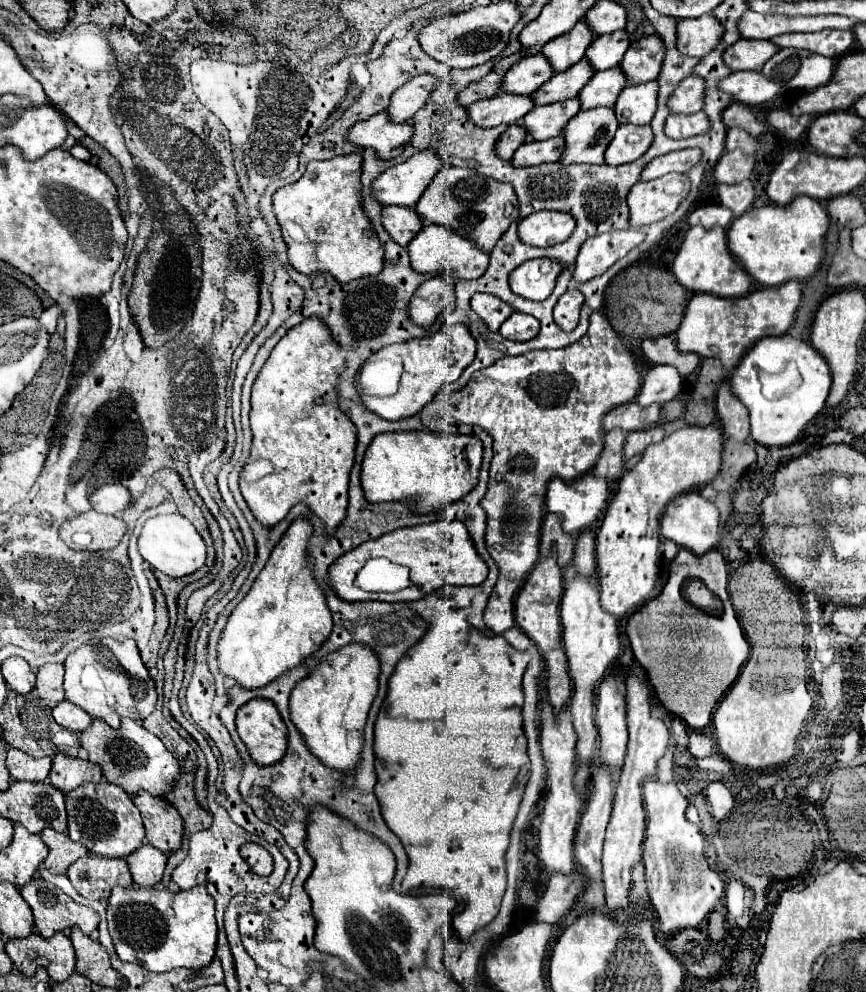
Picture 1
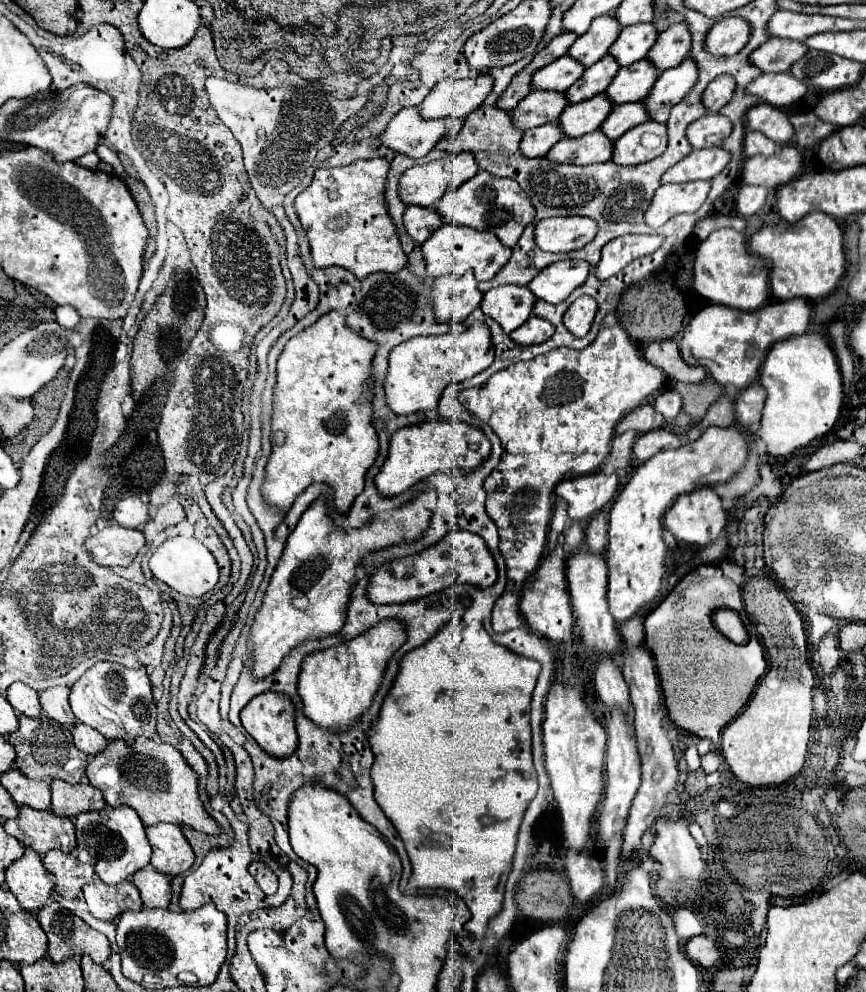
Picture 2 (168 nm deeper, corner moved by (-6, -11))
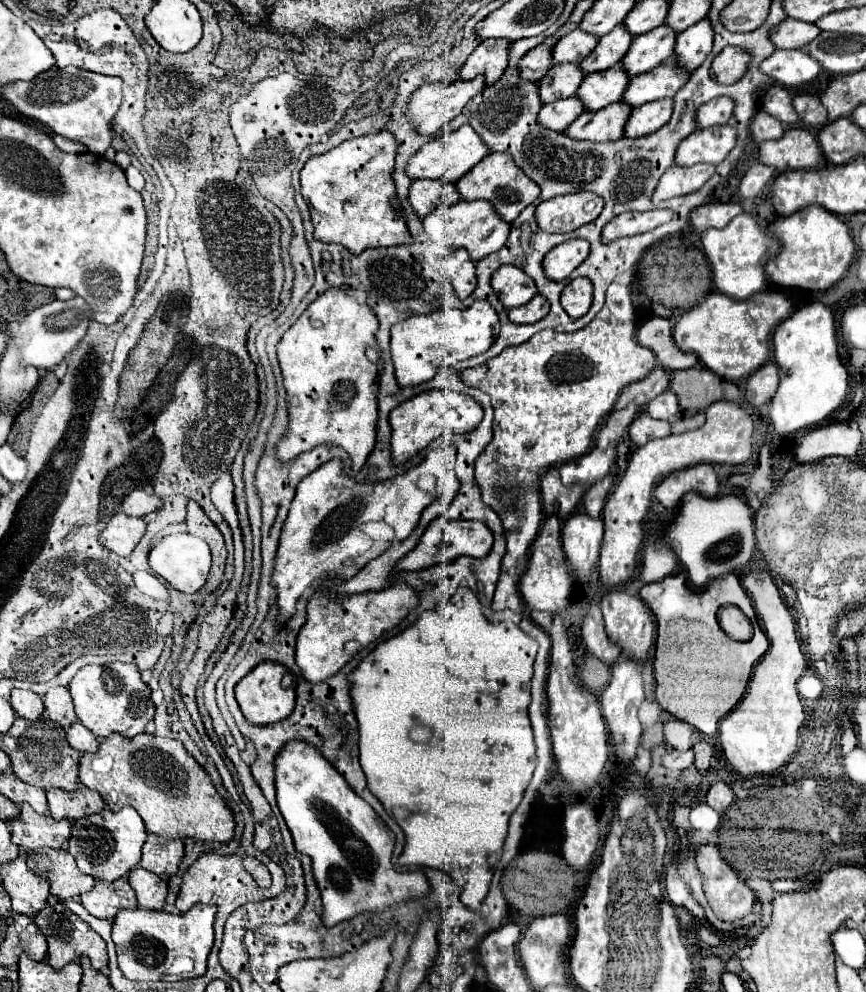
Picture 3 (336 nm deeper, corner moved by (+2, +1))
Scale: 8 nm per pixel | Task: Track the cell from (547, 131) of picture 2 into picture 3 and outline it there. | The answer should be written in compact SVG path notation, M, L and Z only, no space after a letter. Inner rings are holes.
M578 97L570 99L558 99L554 103L546 103L538 115L538 123L544 127L550 127L554 131L566 131L578 115L582 115L582 101Z

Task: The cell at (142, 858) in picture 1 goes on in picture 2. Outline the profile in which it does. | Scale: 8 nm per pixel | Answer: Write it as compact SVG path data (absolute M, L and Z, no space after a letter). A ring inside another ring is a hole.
M152 865L144 867L142 871L136 871L132 875L132 883L138 887L142 903L146 907L168 907L172 897L170 879L160 871L156 871Z

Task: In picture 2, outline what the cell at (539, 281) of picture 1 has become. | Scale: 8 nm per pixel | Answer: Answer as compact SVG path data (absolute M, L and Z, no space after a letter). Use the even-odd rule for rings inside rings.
M558 261L540 271L526 287L536 299L550 305L562 303L576 287L580 287L590 273L586 261Z

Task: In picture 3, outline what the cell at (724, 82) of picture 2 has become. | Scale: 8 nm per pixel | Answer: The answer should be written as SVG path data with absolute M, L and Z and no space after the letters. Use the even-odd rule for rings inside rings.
M726 47L716 55L712 63L712 77L722 85L732 85L748 71L750 59L752 55L746 49Z

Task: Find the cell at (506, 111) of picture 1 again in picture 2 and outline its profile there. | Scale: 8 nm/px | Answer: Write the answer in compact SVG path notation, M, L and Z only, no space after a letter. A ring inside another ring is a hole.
M532 91L518 107L510 109L510 121L514 127L522 127L522 131L552 123L560 117L562 109L568 105L564 93L554 91Z

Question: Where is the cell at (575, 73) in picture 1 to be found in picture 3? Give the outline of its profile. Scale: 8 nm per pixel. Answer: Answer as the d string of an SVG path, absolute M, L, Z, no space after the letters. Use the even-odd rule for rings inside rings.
M620 23L618 27L614 27L614 31L600 37L596 49L580 63L582 71L596 73L596 71L610 69L612 65L622 61L632 39L634 39L634 35L630 35L630 31L626 31L626 27L622 27L622 23Z

